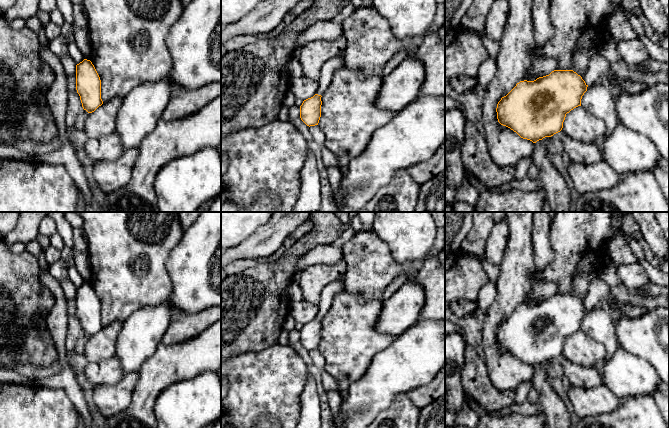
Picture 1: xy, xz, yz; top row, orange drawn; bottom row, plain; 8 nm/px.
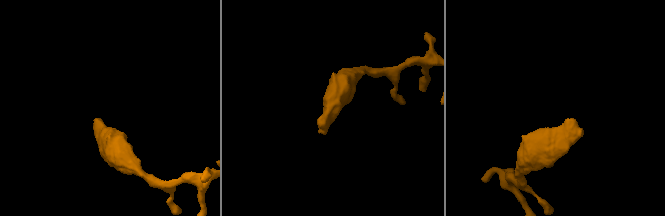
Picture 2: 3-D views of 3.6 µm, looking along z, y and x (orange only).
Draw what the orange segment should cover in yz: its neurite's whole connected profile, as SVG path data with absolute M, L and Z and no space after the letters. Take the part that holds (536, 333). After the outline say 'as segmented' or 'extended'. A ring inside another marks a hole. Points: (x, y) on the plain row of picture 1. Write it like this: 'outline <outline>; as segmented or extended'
outline M554 294L534 305L520 305L497 328L498 346L516 356L521 362L536 367L560 356L566 338L581 330L588 309L573 294Z; as segmented

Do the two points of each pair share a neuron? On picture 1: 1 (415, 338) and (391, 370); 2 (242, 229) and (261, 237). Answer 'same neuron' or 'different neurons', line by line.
1: same neuron
2: different neurons

